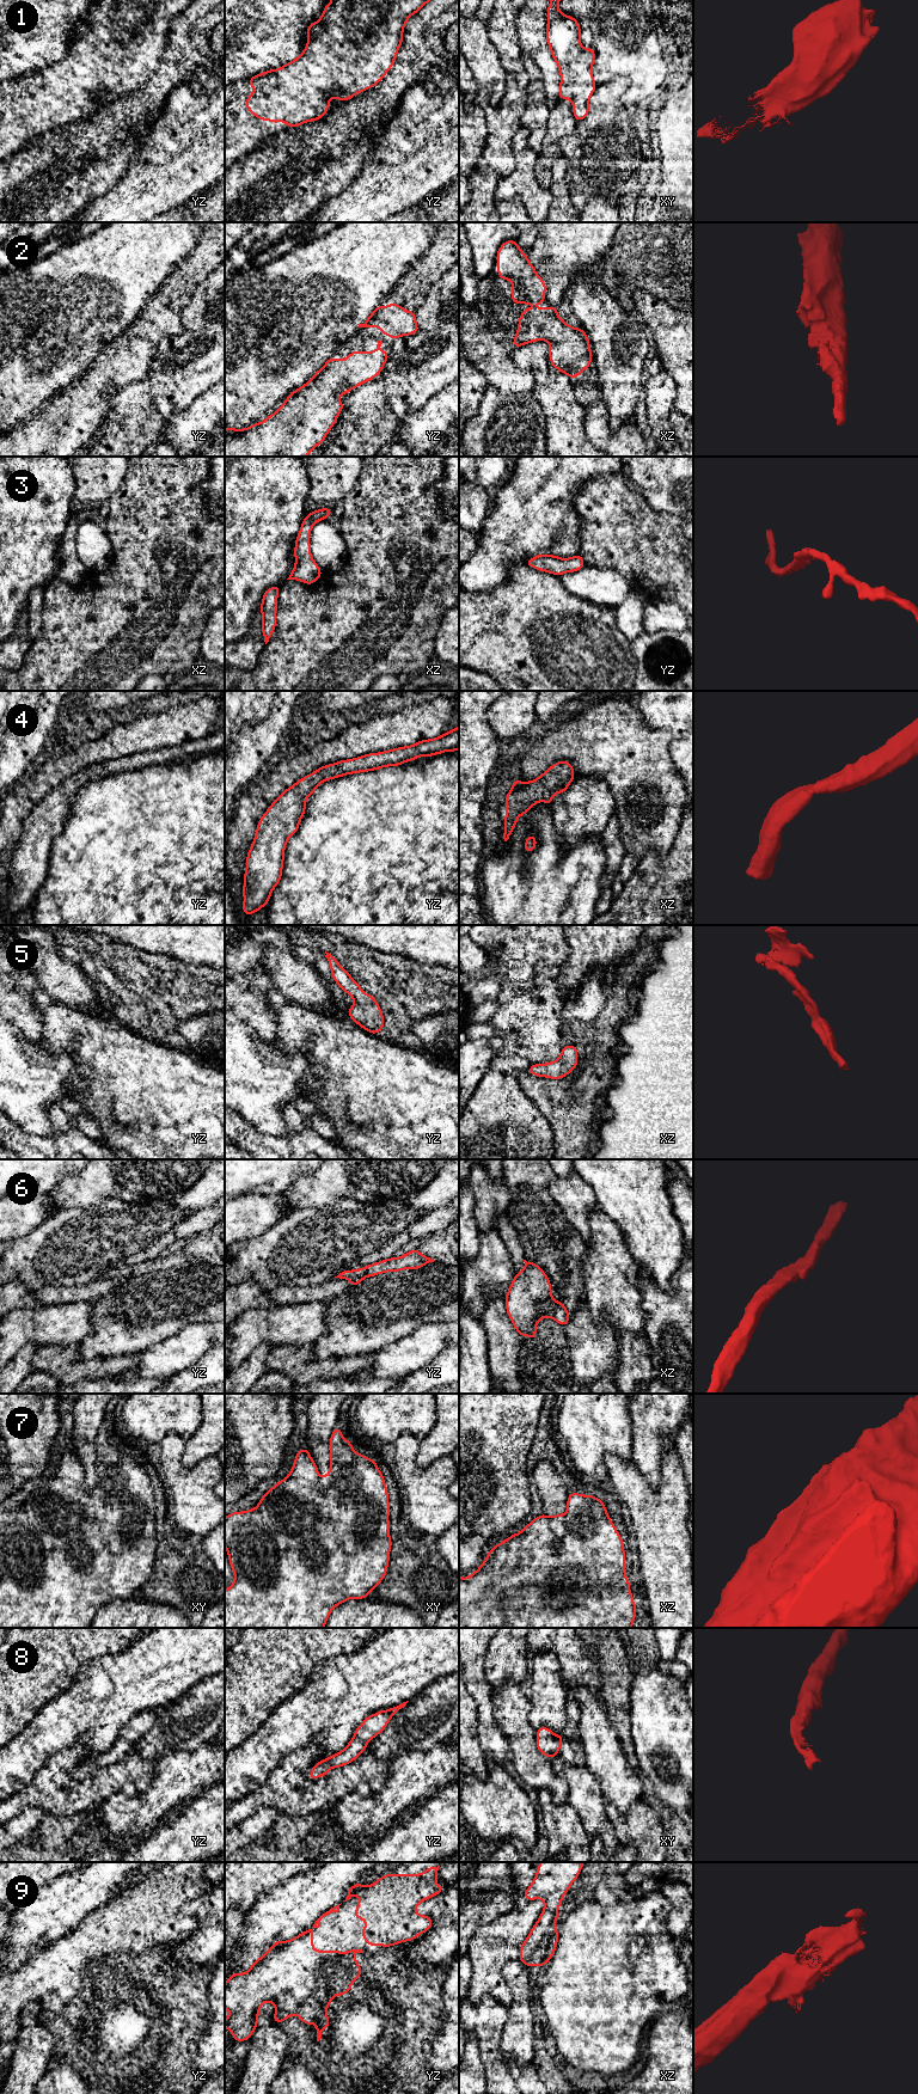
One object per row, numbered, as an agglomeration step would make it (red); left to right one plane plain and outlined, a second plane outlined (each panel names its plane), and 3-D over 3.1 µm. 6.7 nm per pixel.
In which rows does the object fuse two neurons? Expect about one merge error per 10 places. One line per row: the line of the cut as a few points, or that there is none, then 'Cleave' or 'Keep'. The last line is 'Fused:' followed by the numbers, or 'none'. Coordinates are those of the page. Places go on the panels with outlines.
1: No split. Keep
2: No split. Keep
3: No split. Keep
4: No split. Keep
5: No split. Keep
6: No split. Keep
7: Split along xz (548, 1517), (551, 1531), (556, 1536), (562, 1537). Cleave
8: No split. Keep
9: No split. Keep
Fused: 7

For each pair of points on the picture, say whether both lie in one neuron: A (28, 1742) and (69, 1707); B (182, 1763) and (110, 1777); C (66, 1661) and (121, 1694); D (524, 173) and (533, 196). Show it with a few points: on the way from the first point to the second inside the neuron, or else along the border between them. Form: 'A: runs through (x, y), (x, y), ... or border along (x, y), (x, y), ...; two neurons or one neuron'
A: runs through (38, 1738), (59, 1718); one neuron
B: border along (157, 1761), (153, 1777), (145, 1789); two neurons
C: border along (104, 1655), (86, 1663), (77, 1677), (62, 1691); two neurons
D: runs through (524, 179), (524, 184), (528, 190); one neuron

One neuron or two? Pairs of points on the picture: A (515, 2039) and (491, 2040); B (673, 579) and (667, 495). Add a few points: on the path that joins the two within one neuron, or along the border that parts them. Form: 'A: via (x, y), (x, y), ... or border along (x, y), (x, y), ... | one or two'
A: border along (508, 2021), (503, 2027) | two
B: border along (644, 497), (652, 508), (680, 518) | two

